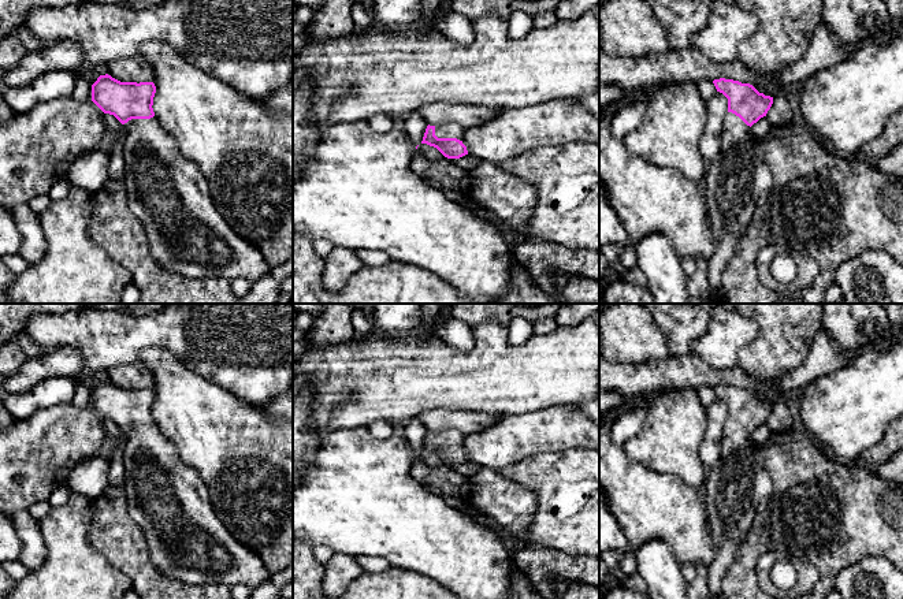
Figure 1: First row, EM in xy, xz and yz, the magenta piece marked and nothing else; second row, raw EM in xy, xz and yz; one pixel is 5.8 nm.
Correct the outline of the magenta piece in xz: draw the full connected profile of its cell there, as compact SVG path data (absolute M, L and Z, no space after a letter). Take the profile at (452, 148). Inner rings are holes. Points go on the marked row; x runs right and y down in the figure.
M450 123L442 126L427 126L421 144L436 148L447 159L460 159L468 155L462 144L465 129Z

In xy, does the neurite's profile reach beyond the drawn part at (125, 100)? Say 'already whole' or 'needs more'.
needs more

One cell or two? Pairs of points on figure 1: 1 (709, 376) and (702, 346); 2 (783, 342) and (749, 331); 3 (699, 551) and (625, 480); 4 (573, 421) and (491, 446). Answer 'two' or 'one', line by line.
1: two
2: two
3: one
4: one

